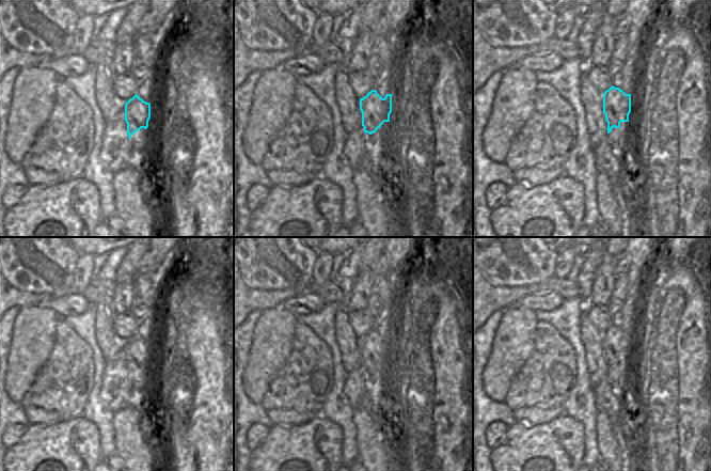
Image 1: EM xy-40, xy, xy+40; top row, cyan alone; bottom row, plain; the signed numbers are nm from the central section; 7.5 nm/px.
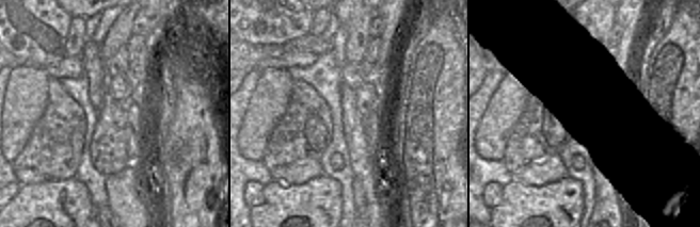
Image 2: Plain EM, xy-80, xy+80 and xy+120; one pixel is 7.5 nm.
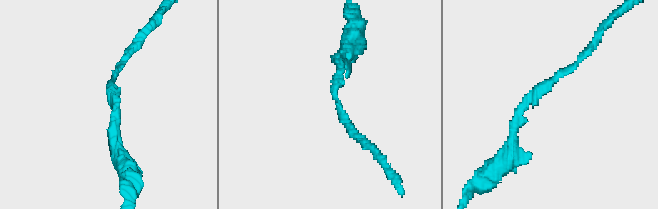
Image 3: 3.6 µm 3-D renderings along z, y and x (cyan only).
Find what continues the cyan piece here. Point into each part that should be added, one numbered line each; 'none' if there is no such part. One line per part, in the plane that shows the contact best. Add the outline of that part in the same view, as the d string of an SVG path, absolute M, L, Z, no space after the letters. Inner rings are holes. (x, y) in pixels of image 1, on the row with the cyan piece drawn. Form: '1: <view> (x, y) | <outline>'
none

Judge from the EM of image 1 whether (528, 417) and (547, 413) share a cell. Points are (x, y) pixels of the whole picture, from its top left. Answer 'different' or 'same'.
same

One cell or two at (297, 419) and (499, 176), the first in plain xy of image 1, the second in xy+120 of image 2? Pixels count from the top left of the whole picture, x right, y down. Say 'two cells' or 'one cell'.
two cells

